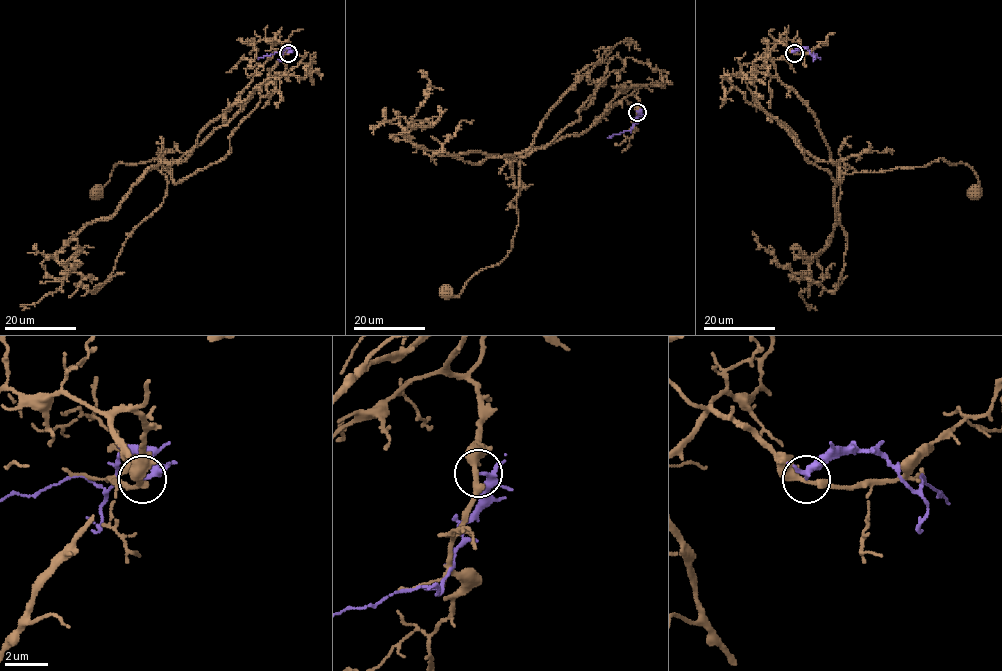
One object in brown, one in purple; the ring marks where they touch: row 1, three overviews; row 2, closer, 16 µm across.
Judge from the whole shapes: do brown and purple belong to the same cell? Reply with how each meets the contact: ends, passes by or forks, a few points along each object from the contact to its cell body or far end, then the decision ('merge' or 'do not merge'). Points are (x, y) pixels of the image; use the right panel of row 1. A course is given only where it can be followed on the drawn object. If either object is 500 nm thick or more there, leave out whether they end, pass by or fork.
brown passes by; purple forks there; brown runs (794, 53), (778, 42), (772, 49), (777, 77), (814, 114), (847, 173), (940, 158), (974, 172), (976, 192); purple runs (794, 53), (806, 48), (821, 59); do not merge

